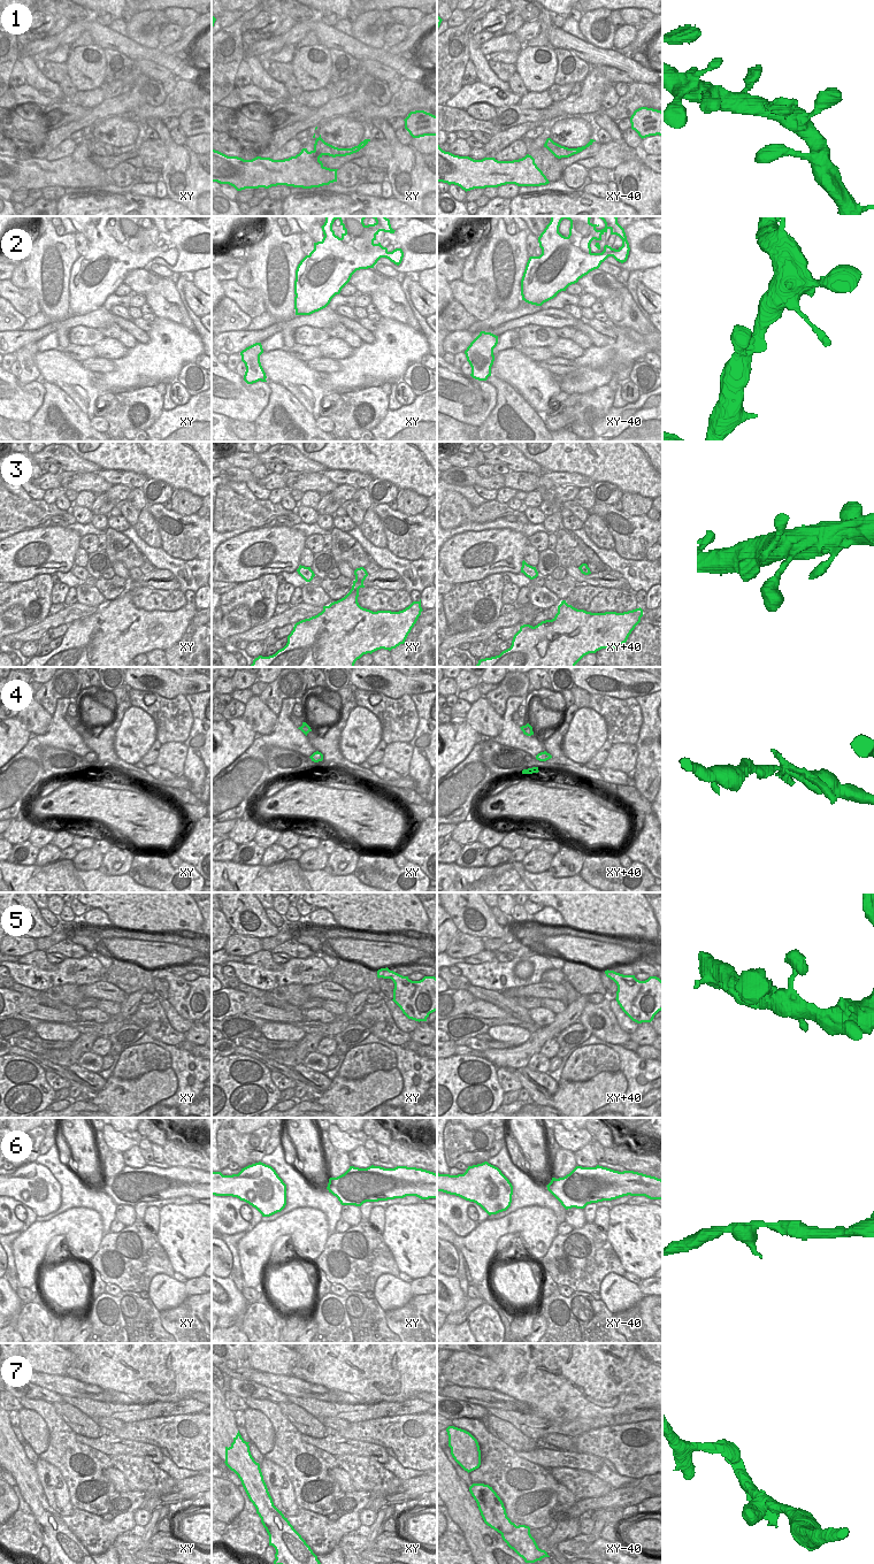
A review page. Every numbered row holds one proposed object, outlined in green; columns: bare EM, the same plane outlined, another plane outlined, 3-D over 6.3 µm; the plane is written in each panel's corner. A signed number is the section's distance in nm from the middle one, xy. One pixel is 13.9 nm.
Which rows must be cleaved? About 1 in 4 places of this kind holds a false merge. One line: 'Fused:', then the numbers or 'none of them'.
Fused: 7

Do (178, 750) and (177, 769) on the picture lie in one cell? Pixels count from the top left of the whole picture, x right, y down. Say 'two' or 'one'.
one

